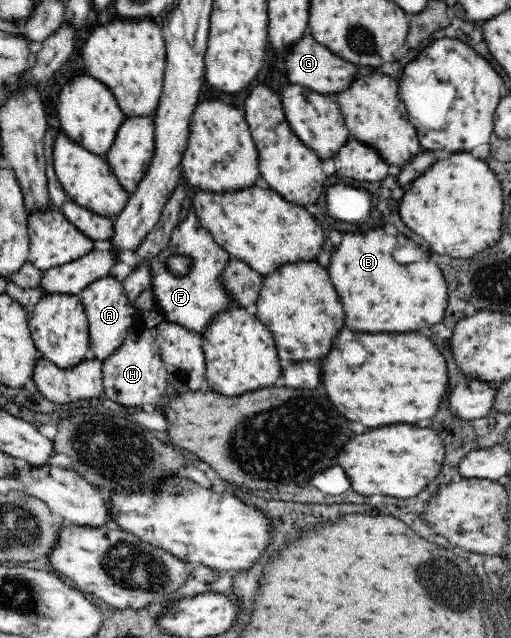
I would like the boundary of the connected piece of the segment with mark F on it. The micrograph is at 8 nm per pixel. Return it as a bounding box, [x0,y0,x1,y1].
[150,210,239,335]

